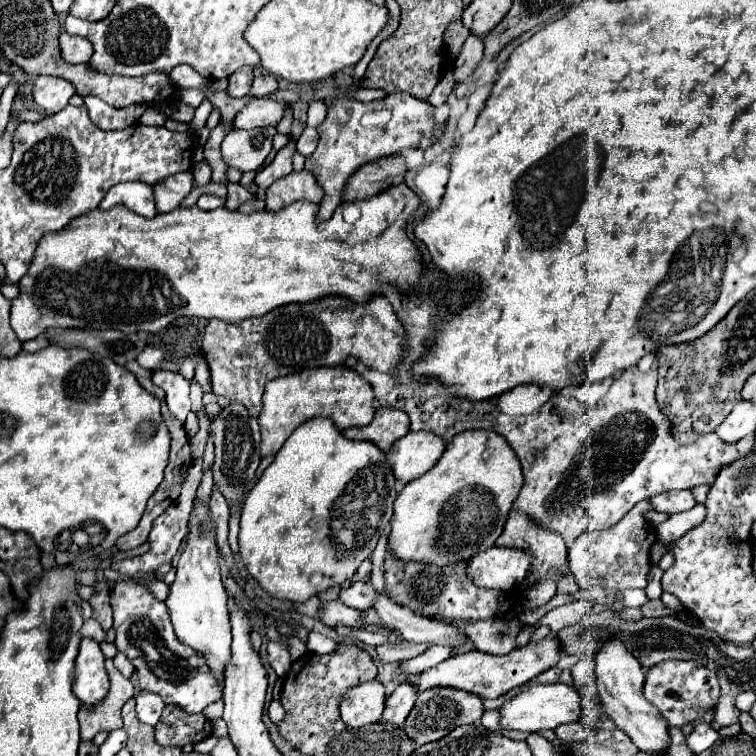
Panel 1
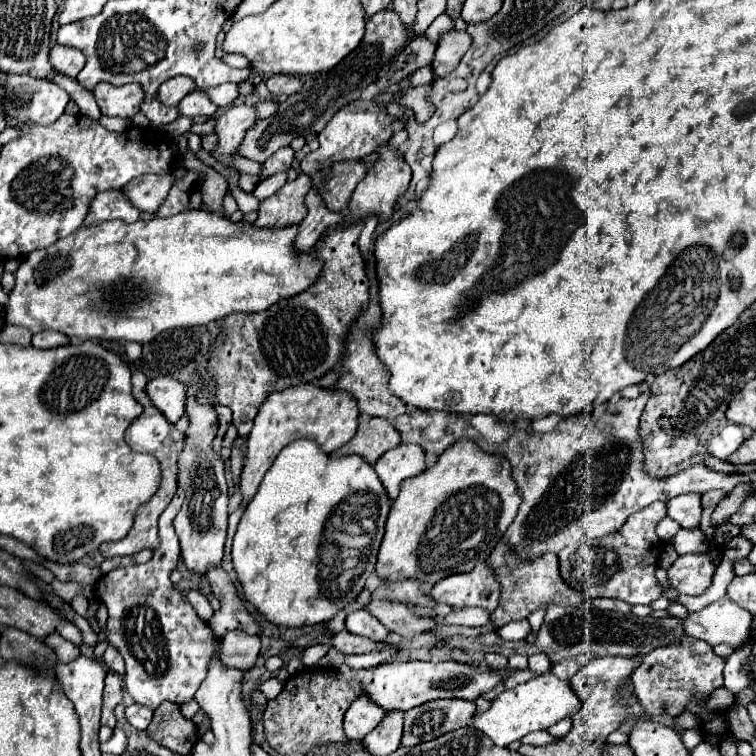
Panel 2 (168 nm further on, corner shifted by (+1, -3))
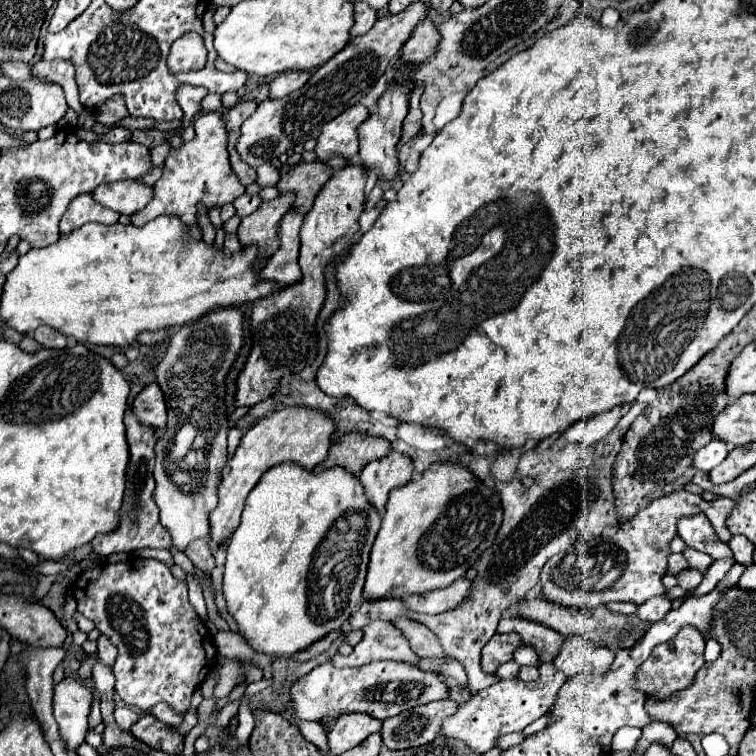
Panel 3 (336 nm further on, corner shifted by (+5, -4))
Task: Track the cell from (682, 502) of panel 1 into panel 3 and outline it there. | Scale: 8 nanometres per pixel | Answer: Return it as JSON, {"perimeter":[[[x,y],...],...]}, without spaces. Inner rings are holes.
{"perimeter":[[[697,513],[693,517],[679,519],[677,533],[687,543],[687,547],[703,551],[703,553],[711,555],[715,561],[717,559],[729,559],[729,557],[733,557],[729,545],[717,539],[717,535],[715,535],[709,519],[703,517],[701,513]]]}

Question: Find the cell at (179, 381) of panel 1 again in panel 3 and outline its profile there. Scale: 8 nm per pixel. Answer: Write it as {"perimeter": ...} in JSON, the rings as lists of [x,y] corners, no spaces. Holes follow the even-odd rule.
{"perimeter":[[[157,383],[147,385],[133,401],[135,415],[143,425],[149,427],[165,427],[167,423],[167,407],[165,407],[165,397],[163,391],[157,387]]]}

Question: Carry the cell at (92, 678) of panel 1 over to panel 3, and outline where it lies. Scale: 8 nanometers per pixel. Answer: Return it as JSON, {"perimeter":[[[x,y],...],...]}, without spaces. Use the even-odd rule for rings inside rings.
{"perimeter":[[[67,675],[55,685],[53,695],[53,715],[61,729],[61,739],[69,751],[77,751],[85,743],[89,731],[89,711],[93,703],[93,693],[85,681],[77,675]]]}

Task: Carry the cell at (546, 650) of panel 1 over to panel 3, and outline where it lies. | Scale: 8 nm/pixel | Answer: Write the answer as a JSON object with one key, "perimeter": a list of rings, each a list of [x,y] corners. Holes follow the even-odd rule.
{"perimeter":[[[373,661],[363,667],[333,667],[323,663],[293,683],[291,697],[299,719],[319,721],[323,717],[339,717],[343,713],[361,711],[375,719],[393,717],[405,709],[419,707],[429,701],[449,699],[449,687],[439,673],[421,671],[415,665],[399,661]]]}

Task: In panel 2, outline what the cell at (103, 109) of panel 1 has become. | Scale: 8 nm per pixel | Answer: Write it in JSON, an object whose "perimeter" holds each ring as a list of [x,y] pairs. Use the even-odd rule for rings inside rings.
{"perimeter":[[[63,74],[49,76],[47,80],[49,80],[49,82],[55,82],[55,84],[61,86],[63,90],[67,90],[67,94],[71,96],[71,100],[79,106],[79,114],[81,114],[81,116],[87,116],[87,118],[93,118],[93,120],[97,120],[97,118],[101,116],[101,110],[99,110],[99,106],[97,106],[97,102],[95,102],[93,92],[83,90],[77,80],[67,78],[67,76],[63,76]]]}

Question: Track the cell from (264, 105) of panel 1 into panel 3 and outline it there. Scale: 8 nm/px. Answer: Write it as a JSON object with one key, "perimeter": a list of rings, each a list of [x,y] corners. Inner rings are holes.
{"perimeter":[[[219,111],[205,113],[195,121],[195,139],[185,143],[181,149],[171,147],[169,157],[165,159],[163,175],[155,183],[153,201],[131,215],[131,223],[141,227],[159,215],[177,215],[183,223],[193,225],[191,235],[199,237],[201,229],[197,227],[197,203],[203,203],[207,209],[215,205],[233,203],[239,195],[245,193],[245,187],[235,179],[227,155],[227,129],[223,127],[223,115]]]}

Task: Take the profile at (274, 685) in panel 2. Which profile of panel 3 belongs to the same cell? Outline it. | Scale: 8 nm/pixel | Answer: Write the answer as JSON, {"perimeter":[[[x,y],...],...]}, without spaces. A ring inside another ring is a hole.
{"perimeter":[[[244,696],[235,702],[228,703],[219,711],[216,723],[217,726],[223,728],[229,724],[230,720],[238,713],[239,706],[243,699]]]}

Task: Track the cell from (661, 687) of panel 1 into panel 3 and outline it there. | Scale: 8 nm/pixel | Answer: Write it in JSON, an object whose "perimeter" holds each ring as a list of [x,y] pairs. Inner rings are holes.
{"perimeter":[[[683,627],[675,635],[675,639],[655,647],[649,659],[641,663],[639,671],[635,673],[635,689],[657,699],[669,699],[675,691],[689,687],[695,673],[705,665],[703,649],[705,649],[705,637],[699,631],[695,631],[695,627]]]}

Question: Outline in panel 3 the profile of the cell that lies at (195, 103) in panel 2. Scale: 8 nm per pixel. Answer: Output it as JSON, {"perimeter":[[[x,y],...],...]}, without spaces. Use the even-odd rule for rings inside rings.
{"perimeter":[[[209,93],[209,95],[201,101],[201,111],[205,111],[205,113],[209,113],[209,111],[219,111],[219,109],[223,109],[223,107],[221,107],[221,95],[217,95],[217,93]]]}

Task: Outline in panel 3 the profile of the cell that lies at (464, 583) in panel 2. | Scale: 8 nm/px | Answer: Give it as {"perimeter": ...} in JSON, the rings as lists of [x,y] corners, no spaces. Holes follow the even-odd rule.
{"perimeter":[[[461,577],[449,587],[443,587],[439,591],[427,591],[427,595],[407,595],[405,603],[409,609],[429,615],[439,615],[443,611],[451,611],[463,603],[471,595],[471,581]]]}

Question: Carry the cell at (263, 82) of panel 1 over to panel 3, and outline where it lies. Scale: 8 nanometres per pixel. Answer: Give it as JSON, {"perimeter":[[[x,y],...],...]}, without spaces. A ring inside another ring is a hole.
{"perimeter":[[[287,71],[277,75],[271,83],[269,83],[269,97],[271,99],[281,99],[285,95],[289,95],[291,91],[303,87],[307,83],[307,79],[311,77],[309,71]]]}

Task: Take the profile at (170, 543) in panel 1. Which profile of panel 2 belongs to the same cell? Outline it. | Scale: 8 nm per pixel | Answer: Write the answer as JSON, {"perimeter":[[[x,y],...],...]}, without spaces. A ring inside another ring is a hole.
{"perimeter":[[[177,490],[175,498],[159,518],[161,546],[153,552],[149,562],[129,568],[115,568],[107,574],[107,580],[101,576],[93,588],[95,596],[103,600],[109,610],[107,640],[121,650],[125,660],[125,690],[137,704],[151,706],[153,710],[165,700],[175,704],[191,700],[197,686],[207,676],[213,656],[211,628],[195,614],[183,590],[177,590],[169,580],[179,556],[179,540],[173,530],[173,518],[179,512],[181,502],[183,490]]]}

